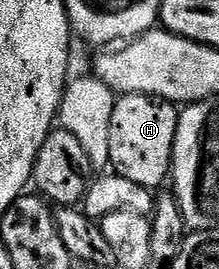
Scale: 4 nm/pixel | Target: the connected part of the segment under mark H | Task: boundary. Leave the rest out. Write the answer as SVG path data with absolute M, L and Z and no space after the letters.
M144 92L120 95L109 122L109 158L114 175L129 178L129 182L152 190L158 190L166 180L168 183L173 172L179 113L176 105L159 96L147 96Z

